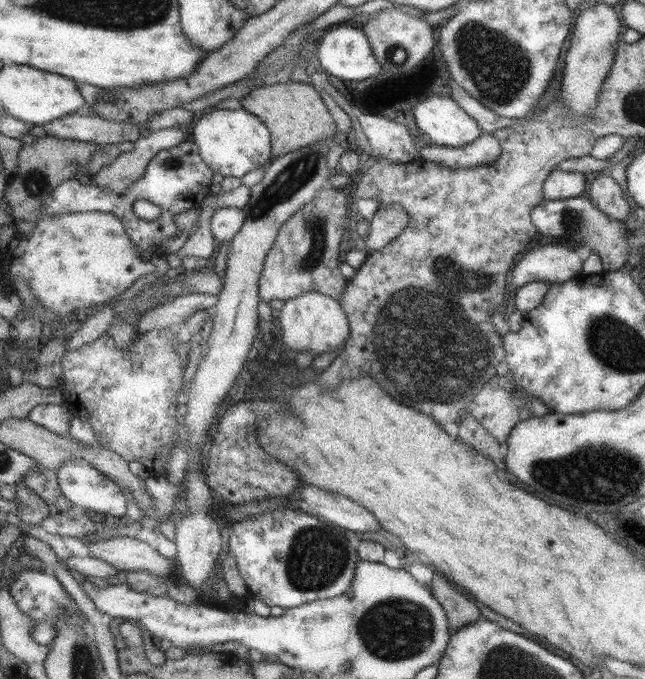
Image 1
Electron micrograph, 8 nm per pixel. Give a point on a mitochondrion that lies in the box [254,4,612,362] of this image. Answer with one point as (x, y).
(498, 68)

